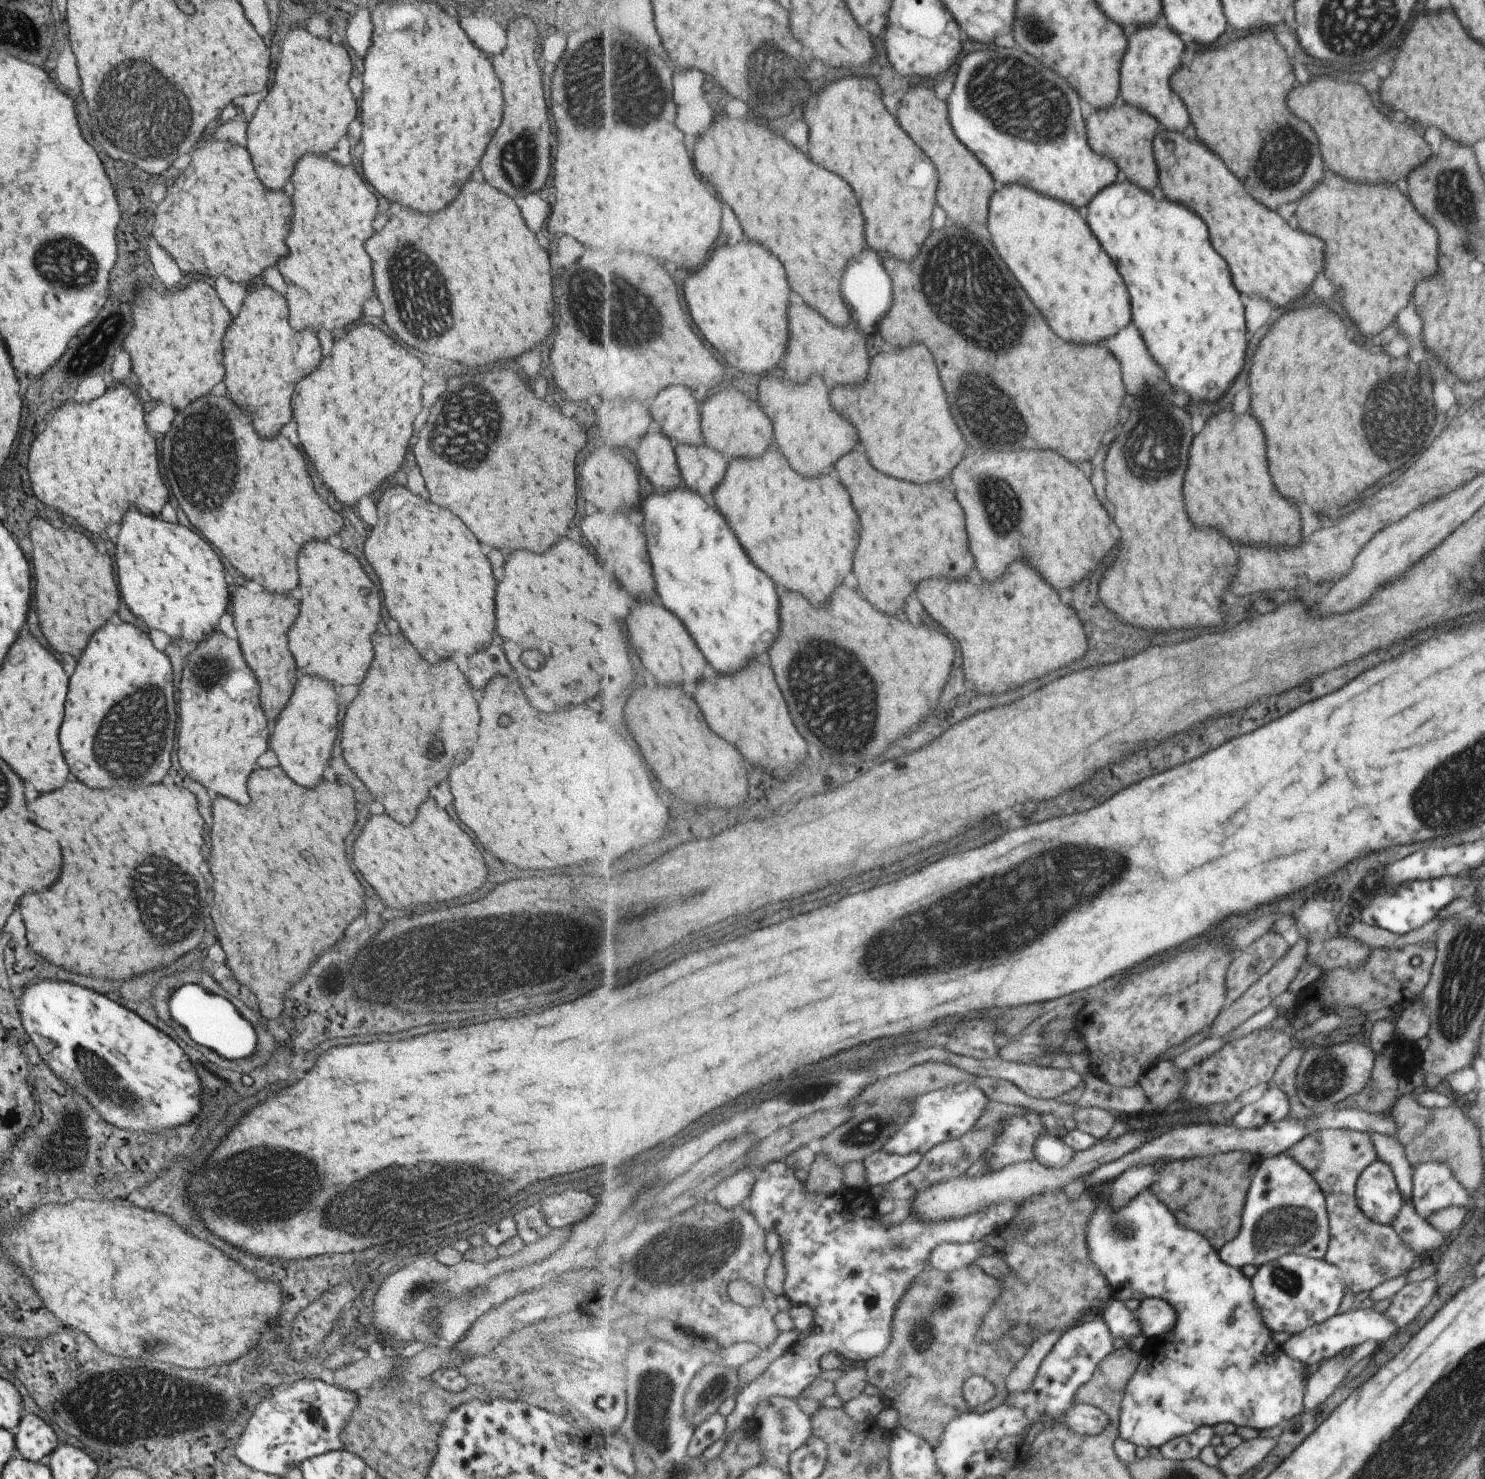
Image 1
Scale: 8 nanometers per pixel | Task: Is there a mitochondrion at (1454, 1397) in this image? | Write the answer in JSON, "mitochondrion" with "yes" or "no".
{"mitochondrion":"yes"}

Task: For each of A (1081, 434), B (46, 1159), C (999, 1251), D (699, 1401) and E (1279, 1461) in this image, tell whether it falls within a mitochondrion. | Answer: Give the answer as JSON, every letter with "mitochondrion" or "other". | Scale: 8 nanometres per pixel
{"A":"other","B":"mitochondrion","C":"other","D":"mitochondrion","E":"other"}

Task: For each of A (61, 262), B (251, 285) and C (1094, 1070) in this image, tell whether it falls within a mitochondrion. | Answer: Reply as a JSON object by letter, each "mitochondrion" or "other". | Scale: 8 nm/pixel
{"A":"mitochondrion","B":"other","C":"other"}

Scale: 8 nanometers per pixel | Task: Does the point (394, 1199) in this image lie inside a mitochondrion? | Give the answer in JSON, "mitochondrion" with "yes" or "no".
{"mitochondrion":"yes"}

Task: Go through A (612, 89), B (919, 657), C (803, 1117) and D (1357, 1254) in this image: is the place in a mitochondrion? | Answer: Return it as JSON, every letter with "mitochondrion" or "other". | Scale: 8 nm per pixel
{"A":"mitochondrion","B":"other","C":"other","D":"other"}

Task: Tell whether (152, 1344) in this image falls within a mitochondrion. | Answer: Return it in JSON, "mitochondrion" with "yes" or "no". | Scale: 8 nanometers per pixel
{"mitochondrion":"yes"}

